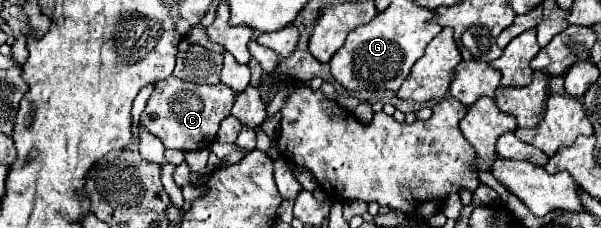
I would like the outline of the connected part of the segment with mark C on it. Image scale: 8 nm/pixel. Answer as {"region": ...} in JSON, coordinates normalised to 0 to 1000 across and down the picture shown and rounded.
{"region":[[[293,333],[266,351],[246,430],[246,456],[233,509],[240,561],[263,596],[276,649],[296,658],[336,658],[349,649],[359,614],[366,535],[383,500],[386,456],[393,439],[393,404],[386,421],[386,386],[376,368],[316,368]]]}

